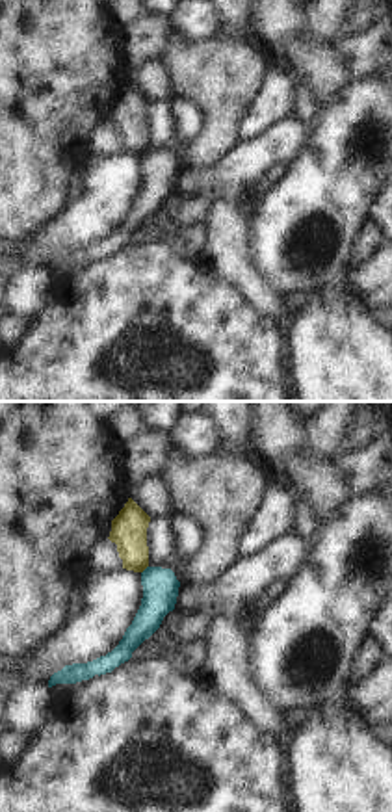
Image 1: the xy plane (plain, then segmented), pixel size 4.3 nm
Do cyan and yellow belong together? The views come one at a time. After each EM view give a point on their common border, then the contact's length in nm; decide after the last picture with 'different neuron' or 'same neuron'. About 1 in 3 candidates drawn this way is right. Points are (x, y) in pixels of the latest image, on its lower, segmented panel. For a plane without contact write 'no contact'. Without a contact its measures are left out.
(145, 569) | 50 nm

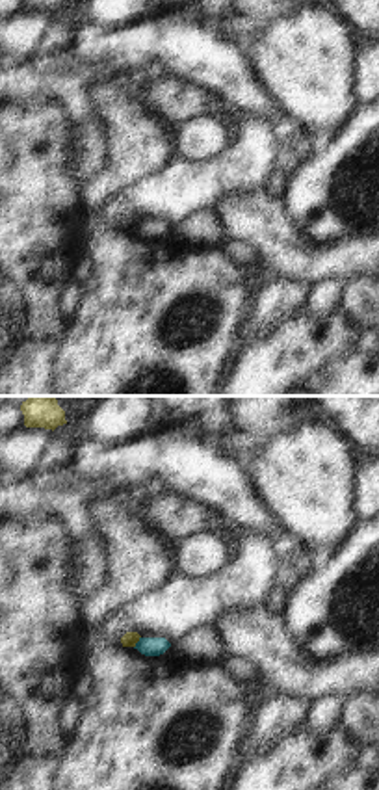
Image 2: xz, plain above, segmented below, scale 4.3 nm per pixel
(138, 642) | 60 nm

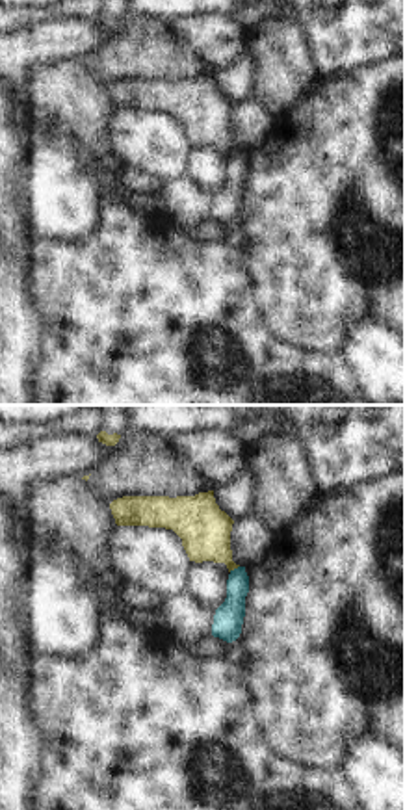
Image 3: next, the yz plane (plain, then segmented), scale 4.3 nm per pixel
(235, 569) | 50 nm

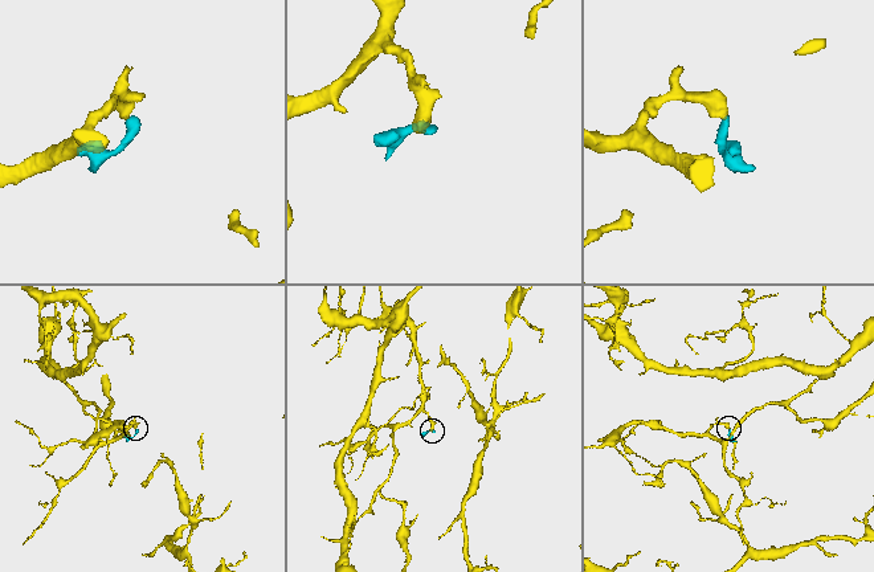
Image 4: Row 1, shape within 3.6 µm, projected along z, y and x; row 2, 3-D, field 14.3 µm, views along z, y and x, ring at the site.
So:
different neuron

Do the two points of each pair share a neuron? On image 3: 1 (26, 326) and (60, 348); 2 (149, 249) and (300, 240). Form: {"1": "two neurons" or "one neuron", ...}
{"1": "two neurons", "2": "two neurons"}

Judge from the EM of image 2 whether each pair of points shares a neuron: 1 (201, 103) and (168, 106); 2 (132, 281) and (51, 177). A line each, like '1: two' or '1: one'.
1: one
2: two

